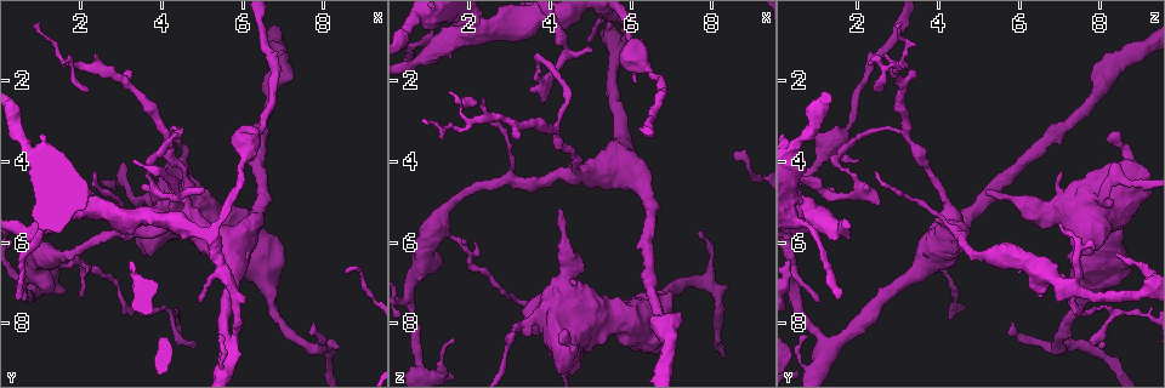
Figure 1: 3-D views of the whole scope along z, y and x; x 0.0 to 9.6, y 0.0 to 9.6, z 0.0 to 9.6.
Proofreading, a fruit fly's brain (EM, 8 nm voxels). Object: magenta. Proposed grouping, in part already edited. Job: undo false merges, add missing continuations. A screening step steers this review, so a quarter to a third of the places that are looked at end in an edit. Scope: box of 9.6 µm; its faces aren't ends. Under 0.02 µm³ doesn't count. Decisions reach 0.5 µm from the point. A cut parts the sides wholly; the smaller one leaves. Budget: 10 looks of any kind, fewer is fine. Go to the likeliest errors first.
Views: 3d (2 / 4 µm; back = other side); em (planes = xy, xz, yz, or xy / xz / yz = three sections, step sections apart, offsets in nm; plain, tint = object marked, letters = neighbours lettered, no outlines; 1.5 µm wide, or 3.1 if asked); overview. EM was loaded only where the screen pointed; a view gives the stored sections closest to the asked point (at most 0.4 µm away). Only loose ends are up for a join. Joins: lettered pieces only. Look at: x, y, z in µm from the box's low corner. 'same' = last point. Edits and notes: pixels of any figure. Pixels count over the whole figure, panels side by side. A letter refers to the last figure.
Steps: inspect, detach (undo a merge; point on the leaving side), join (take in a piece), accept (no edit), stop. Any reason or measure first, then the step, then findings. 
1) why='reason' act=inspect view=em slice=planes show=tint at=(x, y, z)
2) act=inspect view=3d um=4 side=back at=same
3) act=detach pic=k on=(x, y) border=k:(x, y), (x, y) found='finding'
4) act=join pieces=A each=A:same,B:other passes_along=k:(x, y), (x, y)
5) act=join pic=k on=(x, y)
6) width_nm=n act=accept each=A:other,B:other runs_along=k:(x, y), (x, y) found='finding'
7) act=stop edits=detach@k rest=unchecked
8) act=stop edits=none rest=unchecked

why='an open end' act=inspect view=3d um=4 at=(4.65, 4.25, 7.15)

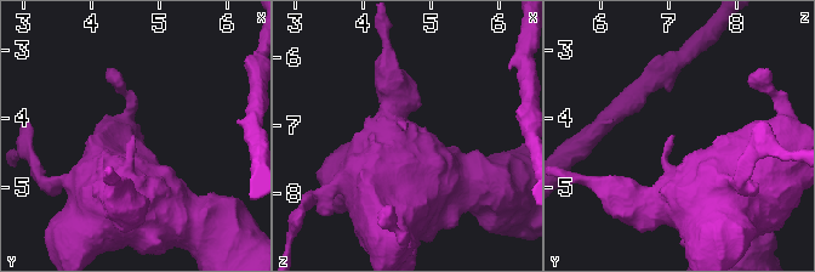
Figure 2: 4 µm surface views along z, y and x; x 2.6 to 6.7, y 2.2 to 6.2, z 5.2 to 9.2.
why='shape alone is not enough' act=inspect view=em slice=xy step=8 show=letters at=(4.60, 4.25, 7.10)

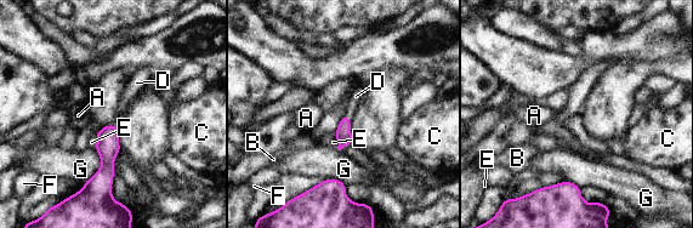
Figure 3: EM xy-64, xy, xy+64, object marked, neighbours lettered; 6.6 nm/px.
act=join pieces=D each=A:other,B:other,C:other,D:same,E:other,F:other,G:other passes_along=3:(344, 136), (348, 118), (356, 96) found='the neuron continues'

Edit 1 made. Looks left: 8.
act=inspect view=overview

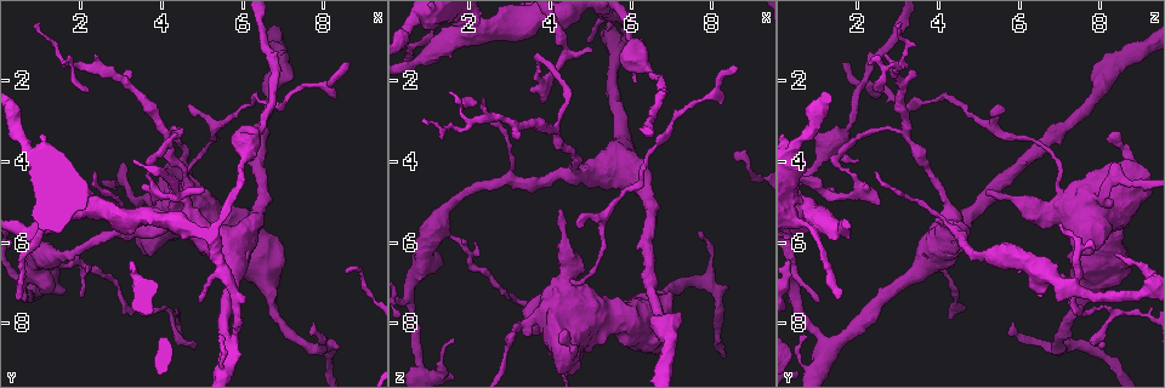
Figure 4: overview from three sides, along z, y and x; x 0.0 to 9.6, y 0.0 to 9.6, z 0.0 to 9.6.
act=inspect view=3d um=2 at=(3.25, 1.90, 3.45)

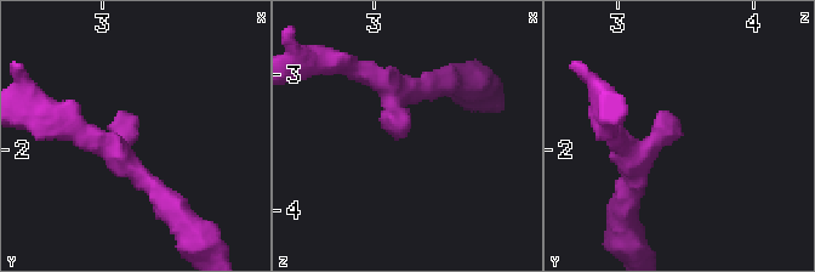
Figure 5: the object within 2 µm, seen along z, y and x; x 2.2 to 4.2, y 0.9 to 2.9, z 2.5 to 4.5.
arm_widths_nm=200,220 act=inspect view=em slice=planes show=letters at=(3.18, 1.90, 3.48)

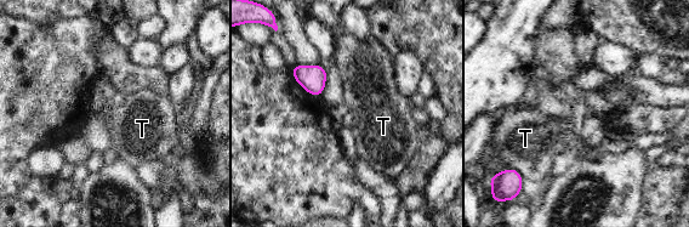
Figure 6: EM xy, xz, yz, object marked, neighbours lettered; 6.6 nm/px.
act=accept each=T:other border=6:(501, 170), (514, 169), (523, 179) found='no lettered piece goes on from it'

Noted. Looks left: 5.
why='thin end' act=inspect view=em slice=planes show=letters at=(4.90, 7.45, 1.05)

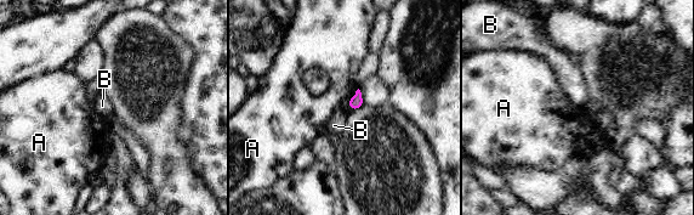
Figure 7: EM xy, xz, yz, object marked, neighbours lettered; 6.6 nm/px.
longest_contact=A:130nm act=accept each=A:other,B:other border=7:(347, 103), (351, 109) found='no lettered piece goes on from it'

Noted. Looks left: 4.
why='two arms in line, one across' act=inspect view=em slice=planes show=letters at=(4.20, 3.30, 3.25)

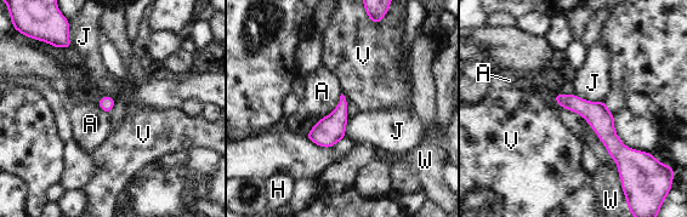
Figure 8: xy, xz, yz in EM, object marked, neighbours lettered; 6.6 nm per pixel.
act=accept each=A:other,H:other,J:other,V:other,W:other found='continuous, no second neuron'

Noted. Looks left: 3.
act=stop edits=join@3 rest=unchecked

